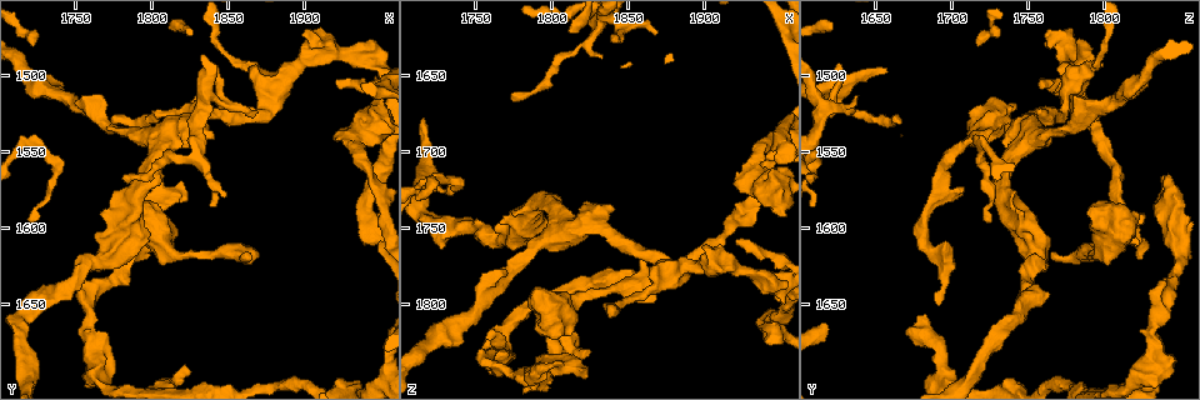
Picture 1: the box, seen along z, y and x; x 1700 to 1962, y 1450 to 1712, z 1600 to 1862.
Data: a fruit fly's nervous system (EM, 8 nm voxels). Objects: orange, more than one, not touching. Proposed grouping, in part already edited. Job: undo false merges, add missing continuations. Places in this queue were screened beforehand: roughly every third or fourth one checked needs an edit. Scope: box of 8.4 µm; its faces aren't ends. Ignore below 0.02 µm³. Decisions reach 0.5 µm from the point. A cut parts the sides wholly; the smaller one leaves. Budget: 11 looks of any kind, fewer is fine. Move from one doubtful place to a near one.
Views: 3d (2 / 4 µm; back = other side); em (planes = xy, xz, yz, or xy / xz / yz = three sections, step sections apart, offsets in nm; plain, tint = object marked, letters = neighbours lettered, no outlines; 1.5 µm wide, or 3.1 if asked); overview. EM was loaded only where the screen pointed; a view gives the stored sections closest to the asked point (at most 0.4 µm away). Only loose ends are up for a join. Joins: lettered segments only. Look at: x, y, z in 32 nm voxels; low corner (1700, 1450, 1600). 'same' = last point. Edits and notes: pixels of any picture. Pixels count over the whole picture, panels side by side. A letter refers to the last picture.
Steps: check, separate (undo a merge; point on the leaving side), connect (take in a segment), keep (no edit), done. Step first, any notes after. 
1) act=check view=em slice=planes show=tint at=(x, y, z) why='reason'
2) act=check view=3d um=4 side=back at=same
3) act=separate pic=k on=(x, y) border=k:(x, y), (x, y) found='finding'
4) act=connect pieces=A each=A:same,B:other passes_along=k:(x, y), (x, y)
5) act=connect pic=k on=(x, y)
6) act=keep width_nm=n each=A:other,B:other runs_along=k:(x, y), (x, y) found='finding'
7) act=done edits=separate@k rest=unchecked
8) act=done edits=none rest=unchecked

act=check view=3d um=4 at=(1718, 1544, 1720) why='abrupt turn'

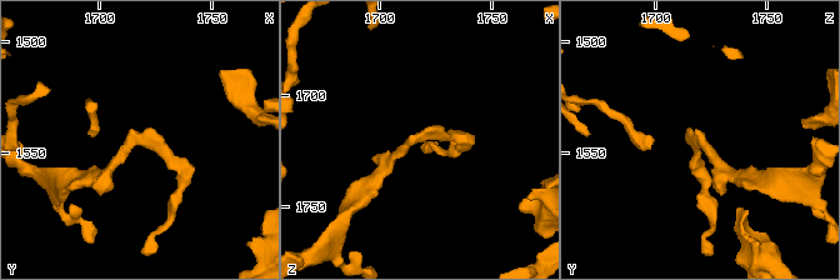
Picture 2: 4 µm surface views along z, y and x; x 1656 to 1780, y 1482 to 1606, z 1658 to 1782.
act=check view=em slice=planes show=tint at=(1719, 1544, 1719) arm_widths_nm=190,200 why='shape alone is not enough'

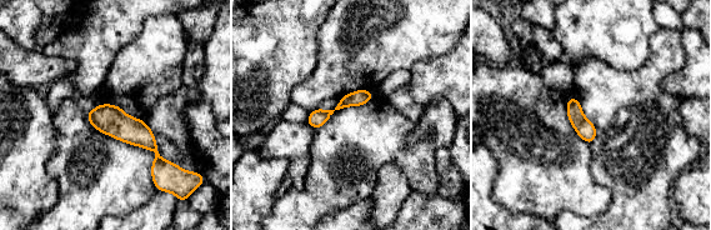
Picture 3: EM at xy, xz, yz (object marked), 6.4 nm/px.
act=check view=em slice=planes show=letters at=same why='see the neighbours'

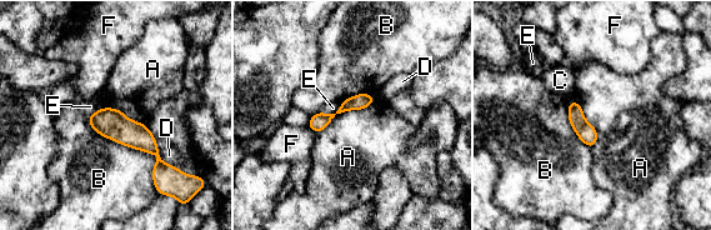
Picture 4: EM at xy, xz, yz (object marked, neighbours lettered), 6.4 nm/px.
act=keep longest_contact=B:700nm each=A:other,B:other,C:other,D:other,E:other,F:other runs_along=4:(91, 118), (139, 136), (161, 169) found='one cell here'

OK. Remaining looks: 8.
act=check view=3d um=4 at=(1758, 1668, 1830) why='calibre changes'

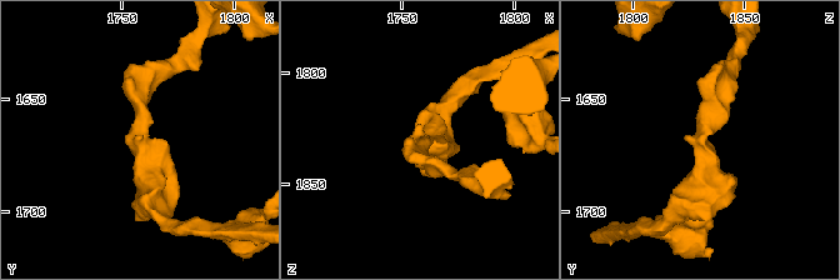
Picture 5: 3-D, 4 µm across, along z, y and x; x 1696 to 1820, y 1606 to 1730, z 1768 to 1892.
act=check view=em slice=planes show=letters at=(1759, 1669, 1829) why='shape alone is not enough'

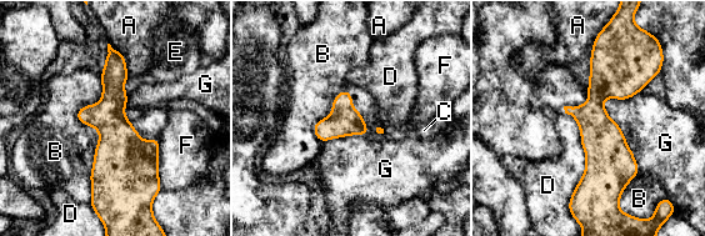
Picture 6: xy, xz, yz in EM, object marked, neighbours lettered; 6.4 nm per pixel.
act=keep width_nm=200 each=A:other,B:other,C:other,D:other,E:other,F:other,G:other runs_along=6:(598, 45), (596, 181), (585, 195) found='one cell here'

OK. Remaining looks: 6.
act=check view=em slice=planes show=letters at=(1826, 1694, 1832) why='branch stops here'

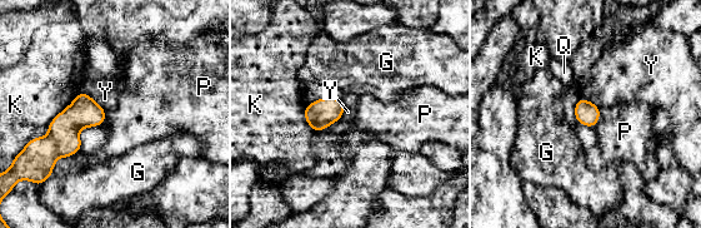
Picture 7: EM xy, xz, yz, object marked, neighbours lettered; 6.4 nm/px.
act=keep width_nm=150 each=G:other,K:other,P:other,Q:other,Y:other border=7:(341, 117), (316, 132) found='none of them fits'

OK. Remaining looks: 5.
act=check view=3d um=4 at=(1788, 1592, 1786) why='free end'

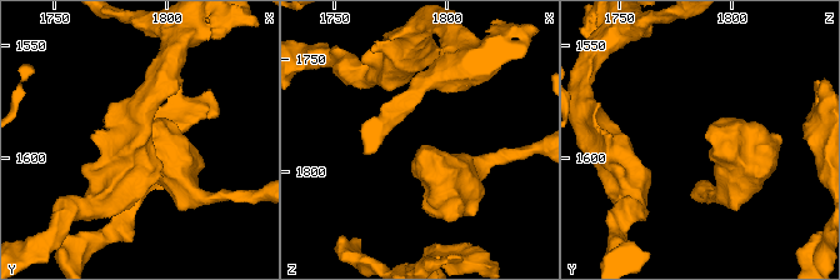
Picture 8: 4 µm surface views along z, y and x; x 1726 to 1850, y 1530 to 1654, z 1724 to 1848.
act=check view=em slice=planes show=letters at=(1790, 1591, 1788) why='need the tissue'

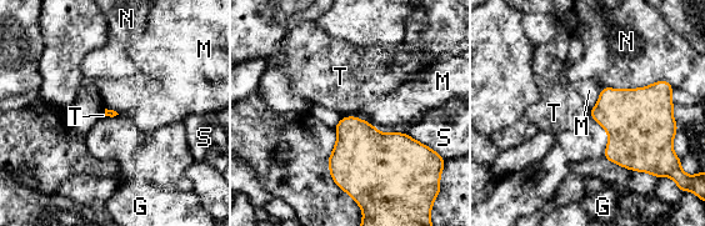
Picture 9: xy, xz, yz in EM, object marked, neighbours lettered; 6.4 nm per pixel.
act=keep each=G:other,M:other,N:other,S:other,T:other border=9:(589, 110), (590, 116) found='no lettered segment goes on from it'

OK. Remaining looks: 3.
act=done edits=none rest=unchecked

